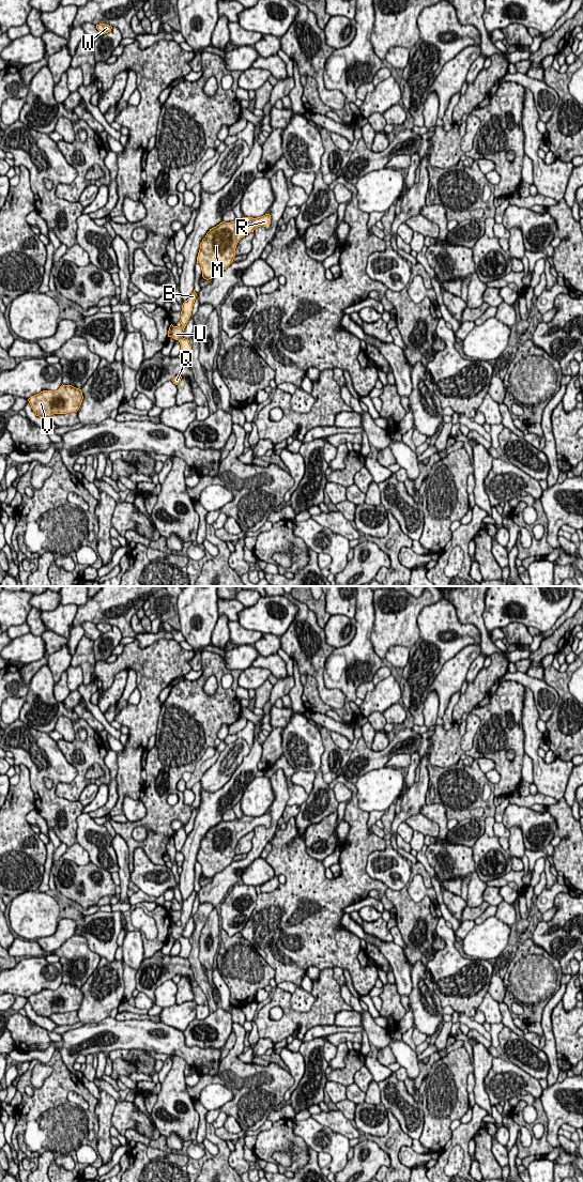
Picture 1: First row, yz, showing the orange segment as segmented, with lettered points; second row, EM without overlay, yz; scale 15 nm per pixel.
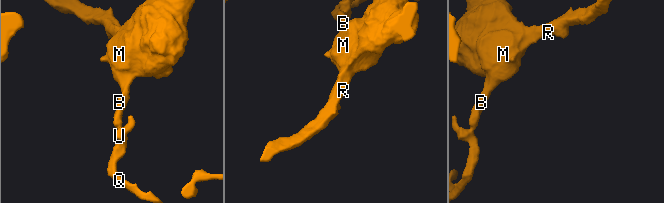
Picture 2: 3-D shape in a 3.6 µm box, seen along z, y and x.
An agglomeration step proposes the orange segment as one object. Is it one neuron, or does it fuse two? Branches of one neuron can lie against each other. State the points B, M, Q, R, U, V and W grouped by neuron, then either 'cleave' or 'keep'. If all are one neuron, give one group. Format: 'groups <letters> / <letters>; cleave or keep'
groups B M Q R U V W; keep

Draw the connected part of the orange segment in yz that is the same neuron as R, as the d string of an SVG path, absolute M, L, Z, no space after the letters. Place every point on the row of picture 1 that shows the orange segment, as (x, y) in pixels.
M271 215L261 217L243 217L231 222L220 222L210 229L200 243L197 263L201 265L202 277L212 279L216 274L226 270L235 257L239 241L258 227L269 228Z

